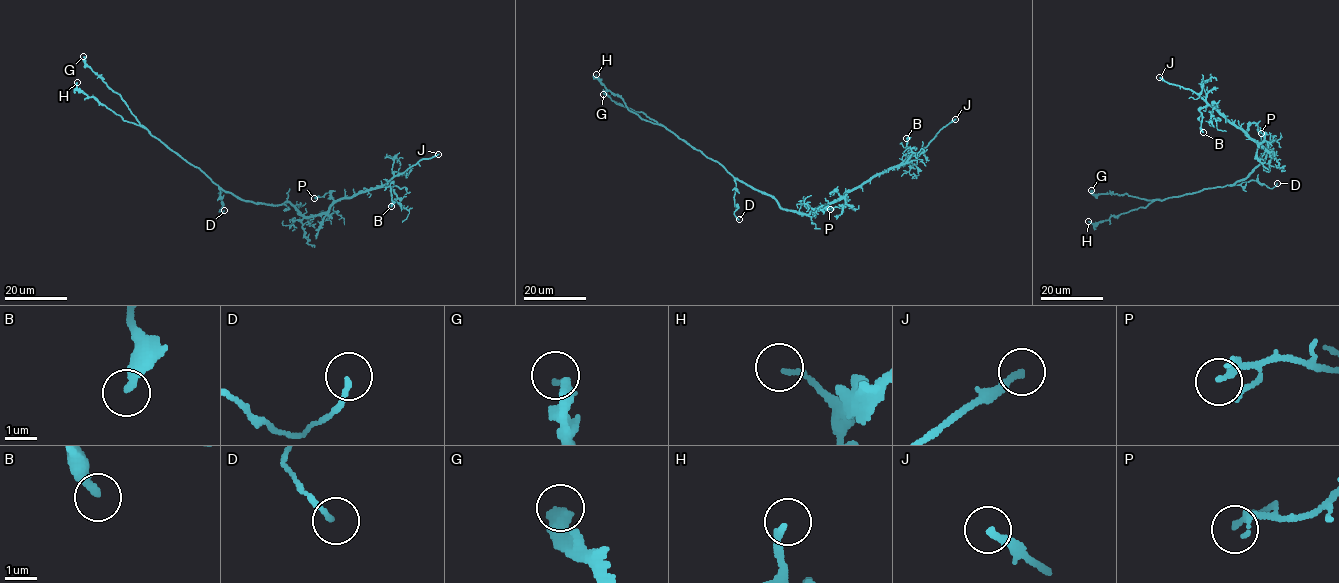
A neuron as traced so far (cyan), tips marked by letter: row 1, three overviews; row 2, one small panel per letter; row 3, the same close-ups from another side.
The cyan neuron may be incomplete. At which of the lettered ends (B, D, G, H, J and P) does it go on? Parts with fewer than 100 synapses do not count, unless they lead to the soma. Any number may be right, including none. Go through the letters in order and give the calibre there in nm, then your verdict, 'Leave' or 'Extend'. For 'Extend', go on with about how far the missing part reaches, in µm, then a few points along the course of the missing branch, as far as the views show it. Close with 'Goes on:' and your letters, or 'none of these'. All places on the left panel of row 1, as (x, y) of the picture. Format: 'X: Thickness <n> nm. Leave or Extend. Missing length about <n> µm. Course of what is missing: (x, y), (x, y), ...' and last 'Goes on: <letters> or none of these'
B: Thickness 360 nm. Leave
D: Thickness 130 nm. Leave
G: Thickness 360 nm. Leave
H: Thickness 150 nm. Leave
J: Thickness 200 nm. Extend. Missing length about 30 µm. Course of what is missing: (438, 154), (453, 128), (459, 127), (461, 140), (471, 147)
P: Thickness 160 nm. Leave
Goes on: J

